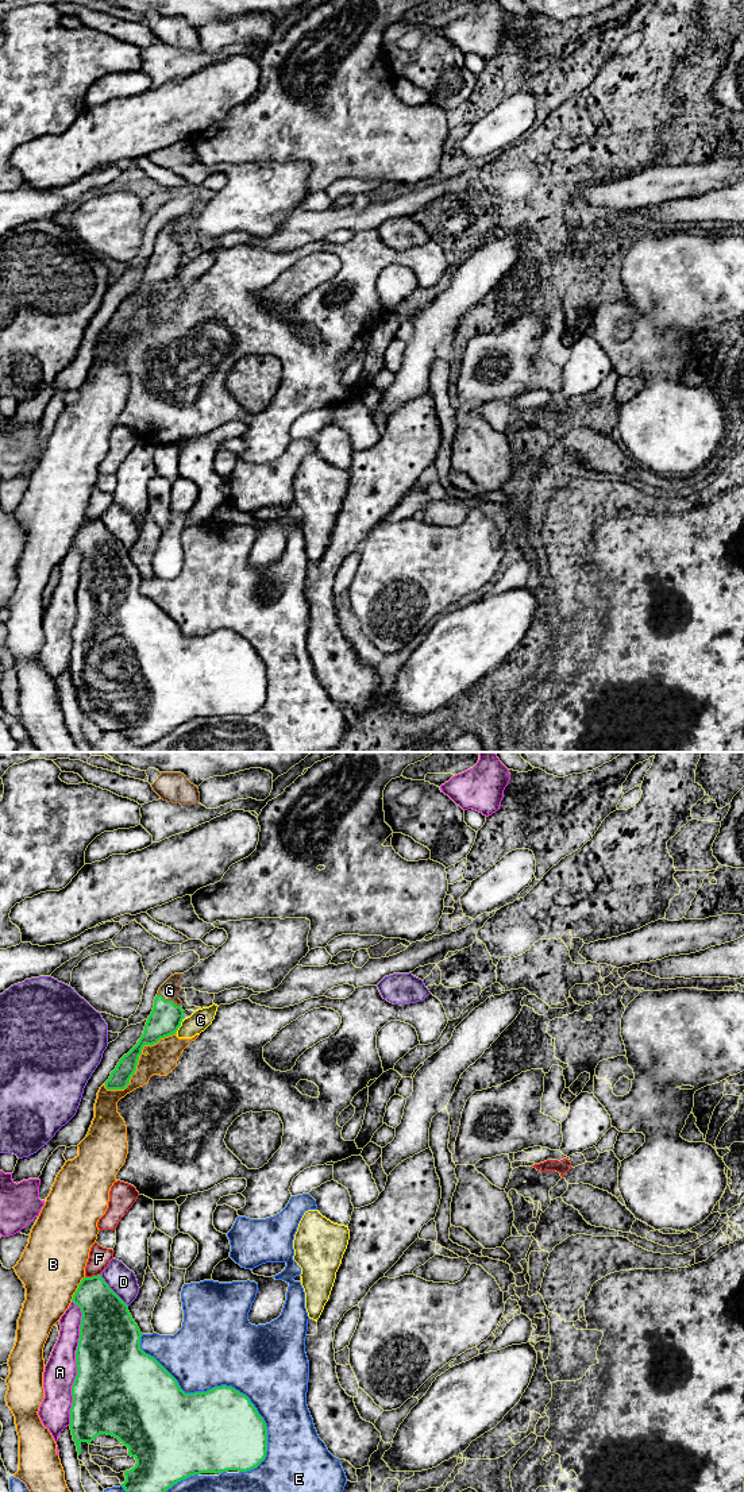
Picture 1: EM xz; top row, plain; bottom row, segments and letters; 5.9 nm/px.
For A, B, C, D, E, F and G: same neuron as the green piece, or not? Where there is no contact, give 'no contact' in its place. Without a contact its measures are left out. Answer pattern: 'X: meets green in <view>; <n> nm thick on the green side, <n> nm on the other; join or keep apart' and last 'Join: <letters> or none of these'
A: meets green in xz; 460 nm thick on the green side, 190 nm on the other; keep apart
B: meets green in xz; 150 nm thick on the green side, 190 nm on the other; keep apart
C: meets green in xz; 190 nm thick on the green side, 120 nm on the other; keep apart
D: meets green in xz; 340 nm thick on the green side, 160 nm on the other; keep apart
E: meets green in xz; 460 nm thick on the green side, 480 nm on the other; keep apart
F: meets green in xz; 280 nm thick on the green side, 130 nm on the other; keep apart
G: meets green in xz; 190 nm thick on the green side, 110 nm on the other; join
Join: G

